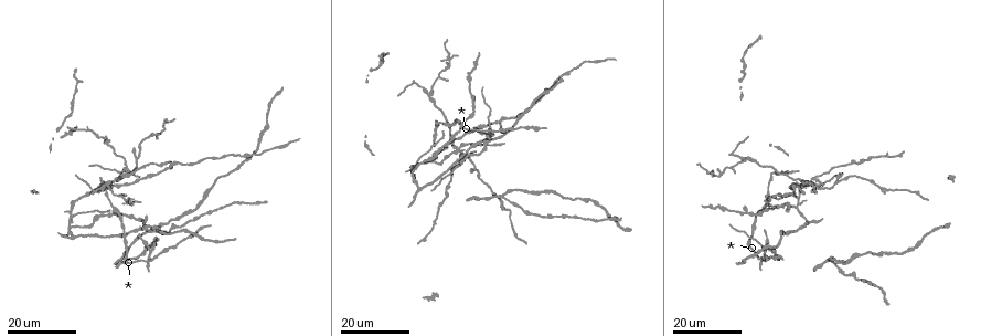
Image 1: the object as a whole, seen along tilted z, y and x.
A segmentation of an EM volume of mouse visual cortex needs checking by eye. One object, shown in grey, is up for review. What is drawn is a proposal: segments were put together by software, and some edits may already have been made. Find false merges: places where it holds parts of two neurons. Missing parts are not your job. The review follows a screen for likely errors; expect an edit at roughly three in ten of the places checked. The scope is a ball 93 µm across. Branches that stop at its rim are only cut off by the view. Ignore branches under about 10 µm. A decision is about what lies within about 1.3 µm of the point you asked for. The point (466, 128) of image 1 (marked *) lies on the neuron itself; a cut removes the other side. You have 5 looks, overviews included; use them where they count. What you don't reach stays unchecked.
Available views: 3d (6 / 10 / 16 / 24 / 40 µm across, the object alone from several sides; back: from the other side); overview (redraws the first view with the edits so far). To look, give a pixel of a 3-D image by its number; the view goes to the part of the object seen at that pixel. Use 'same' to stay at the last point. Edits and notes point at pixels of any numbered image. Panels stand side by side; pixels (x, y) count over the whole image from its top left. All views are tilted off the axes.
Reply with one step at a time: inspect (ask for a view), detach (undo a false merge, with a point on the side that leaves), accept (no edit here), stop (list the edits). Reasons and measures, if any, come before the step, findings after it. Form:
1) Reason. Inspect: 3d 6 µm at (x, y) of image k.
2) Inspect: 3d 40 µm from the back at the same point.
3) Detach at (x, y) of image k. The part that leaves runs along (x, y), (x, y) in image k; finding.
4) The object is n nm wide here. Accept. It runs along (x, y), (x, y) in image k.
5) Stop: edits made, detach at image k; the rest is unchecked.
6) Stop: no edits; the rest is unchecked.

Four or more arms meet. Inspect: 3d 16 µm at (147, 249) of image 1.

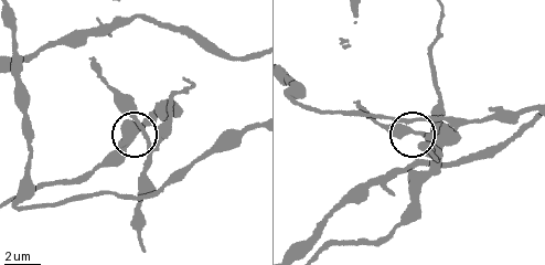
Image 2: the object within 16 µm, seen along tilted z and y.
Inspect: 3d 6 µm at (148, 135) of image 2.

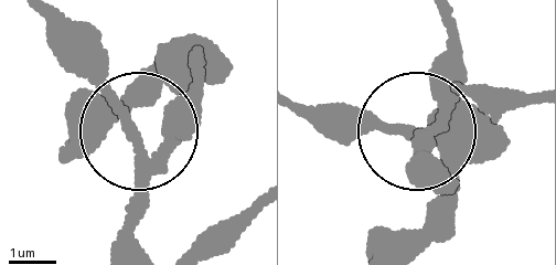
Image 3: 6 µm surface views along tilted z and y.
Accept. It runs along (135, 244), (145, 151), (194, 96) in image 3; one neuron here.

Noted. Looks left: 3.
Sudden change in width. Inspect: 3d 24 µm at (838, 267) of image 1.

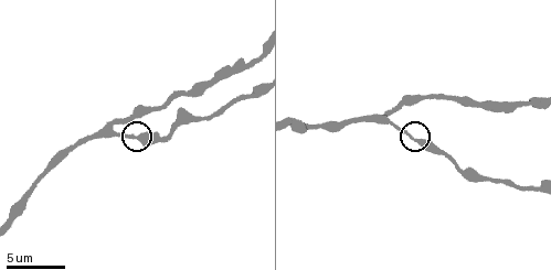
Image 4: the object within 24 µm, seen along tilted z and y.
Closer look. Inspect: 3d 6 µm at (139, 138) of image 4.

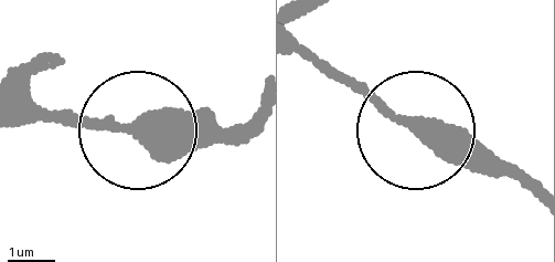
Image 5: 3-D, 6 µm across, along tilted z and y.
Accept. One neuron here.

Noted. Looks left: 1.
Stop: no edits; the rest is unchecked.

